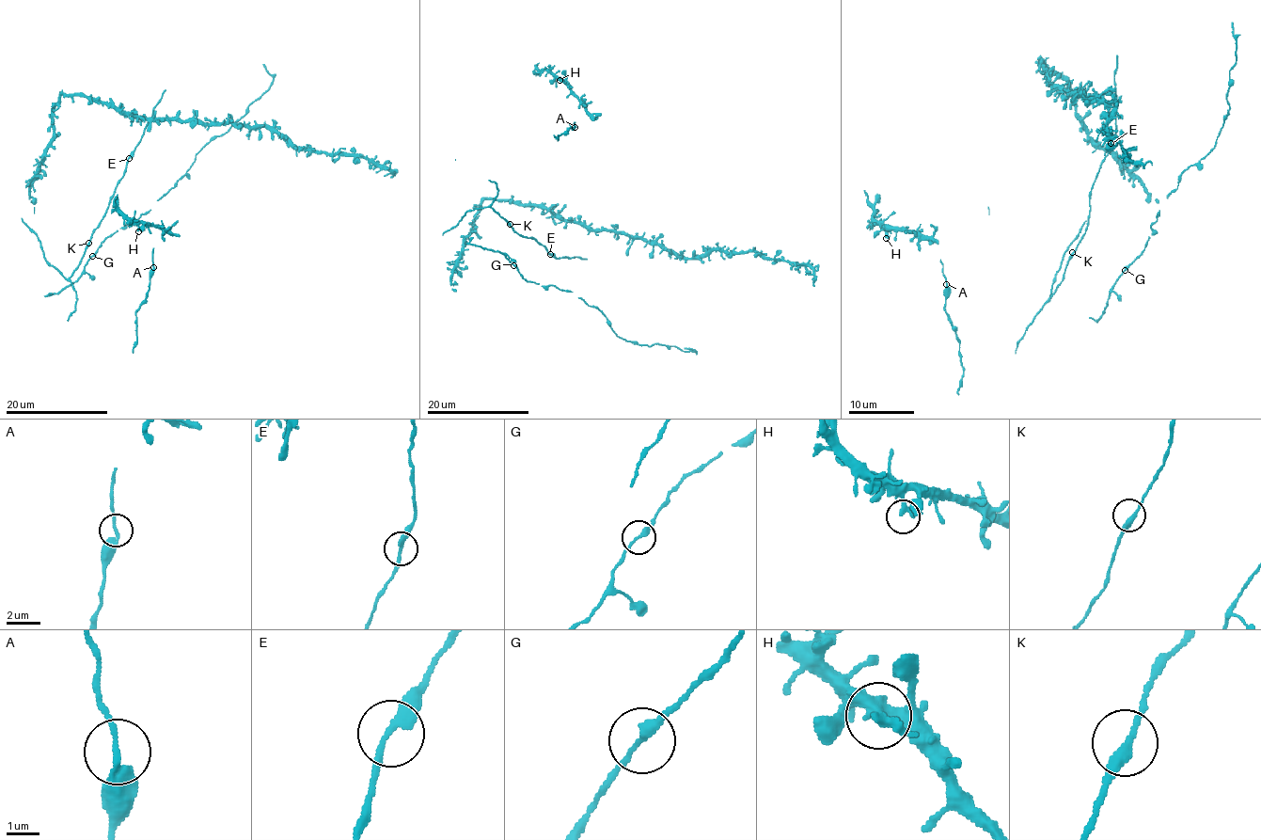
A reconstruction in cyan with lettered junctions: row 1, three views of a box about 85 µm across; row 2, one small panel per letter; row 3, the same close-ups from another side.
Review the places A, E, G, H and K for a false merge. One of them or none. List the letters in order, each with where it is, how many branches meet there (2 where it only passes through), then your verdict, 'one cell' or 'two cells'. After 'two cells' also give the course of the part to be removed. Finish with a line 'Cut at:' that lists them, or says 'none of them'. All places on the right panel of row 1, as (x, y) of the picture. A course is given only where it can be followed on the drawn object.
A: (946, 284) | 2 | one cell
E: (1111, 143) | 2 | one cell
G: (1125, 270) | 2 | one cell
H: (886, 238) | 2 | one cell
K: (1072, 252) | 2 | one cell
Cut at: none of them

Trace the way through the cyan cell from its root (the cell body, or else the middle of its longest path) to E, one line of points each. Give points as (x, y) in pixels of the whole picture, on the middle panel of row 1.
E: (510, 225), (519, 235), (532, 238), (550, 254)

